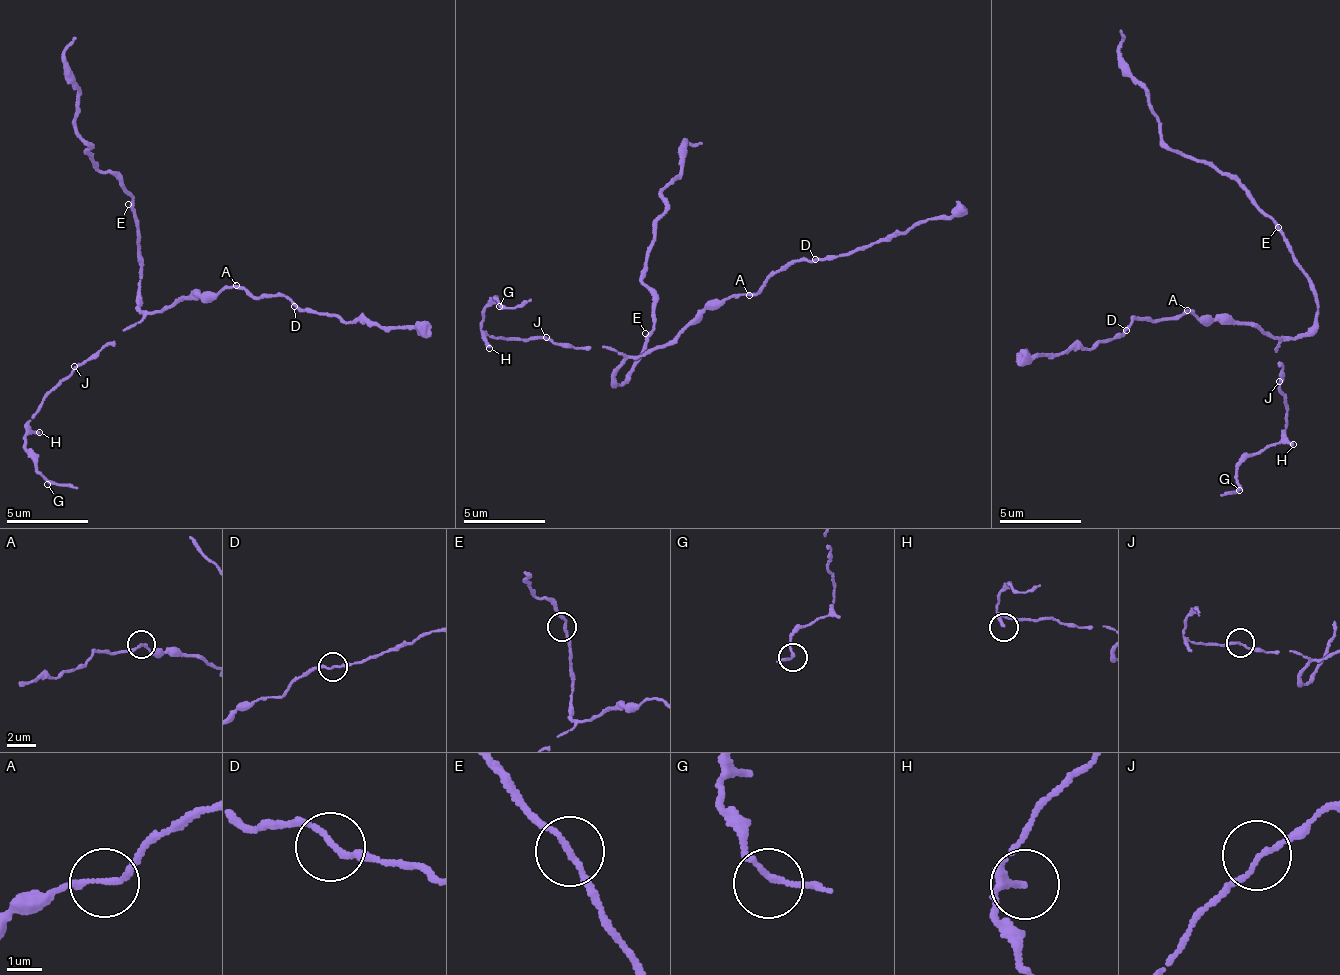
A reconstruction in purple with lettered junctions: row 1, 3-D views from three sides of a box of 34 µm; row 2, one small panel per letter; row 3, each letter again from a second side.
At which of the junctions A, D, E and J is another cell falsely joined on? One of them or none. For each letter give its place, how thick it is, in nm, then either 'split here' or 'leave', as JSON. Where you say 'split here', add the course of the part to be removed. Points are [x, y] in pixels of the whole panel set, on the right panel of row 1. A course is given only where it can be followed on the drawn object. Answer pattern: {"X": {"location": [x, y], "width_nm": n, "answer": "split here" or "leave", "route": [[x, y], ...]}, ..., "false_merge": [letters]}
{"A": {"location": [1187, 310], "width_nm": 170, "answer": "leave"}, "D": {"location": [1126, 330], "width_nm": 150, "answer": "leave"}, "E": {"location": [1278, 227], "width_nm": 160, "answer": "leave"}, "J": {"location": [1279, 381], "width_nm": 140, "answer": "leave"}, "false_merge": []}

